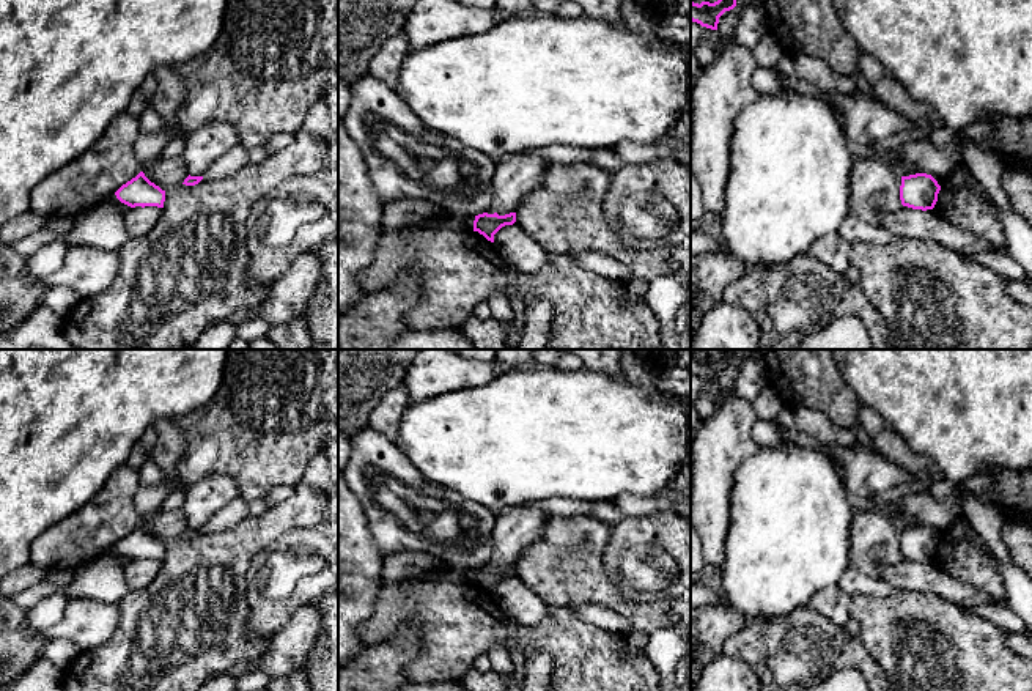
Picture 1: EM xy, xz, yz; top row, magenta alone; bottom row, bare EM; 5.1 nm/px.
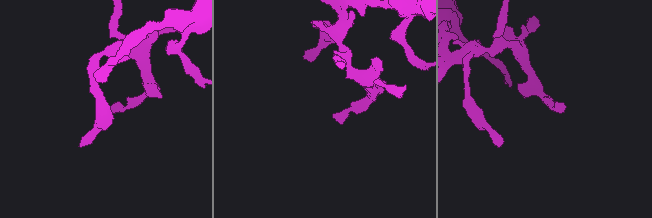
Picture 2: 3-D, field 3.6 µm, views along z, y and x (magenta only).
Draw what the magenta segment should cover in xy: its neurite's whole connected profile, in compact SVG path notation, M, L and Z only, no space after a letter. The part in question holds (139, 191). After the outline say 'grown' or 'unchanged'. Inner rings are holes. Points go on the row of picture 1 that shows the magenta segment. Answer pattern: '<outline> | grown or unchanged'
M140 172L135 178L123 184L116 192L116 198L131 206L157 206L164 208L165 190L151 183L143 172Z | unchanged

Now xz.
M516 212L505 216L494 214L478 214L474 220L474 231L483 235L488 241L494 242L494 235L505 225L513 225L516 222Z | unchanged

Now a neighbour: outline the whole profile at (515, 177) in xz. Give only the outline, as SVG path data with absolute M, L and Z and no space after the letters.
M516 154L496 164L492 200L486 211L505 216L514 212L522 198L541 183L551 162L535 154Z

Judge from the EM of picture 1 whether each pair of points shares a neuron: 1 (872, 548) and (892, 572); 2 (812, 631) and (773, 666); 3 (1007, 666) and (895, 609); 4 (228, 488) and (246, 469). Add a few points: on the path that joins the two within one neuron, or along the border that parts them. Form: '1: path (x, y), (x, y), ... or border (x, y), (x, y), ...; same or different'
1: border (897, 562), (891, 564), (881, 578); different
2: path (803, 641), (782, 657); same
3: path (979, 666), (938, 627), (924, 619); same
4: border (199, 482), (210, 474), (228, 474), (241, 495); different

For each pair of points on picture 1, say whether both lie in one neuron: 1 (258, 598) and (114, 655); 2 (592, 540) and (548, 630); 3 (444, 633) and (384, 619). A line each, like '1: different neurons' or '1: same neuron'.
1: different neurons
2: different neurons
3: same neuron

